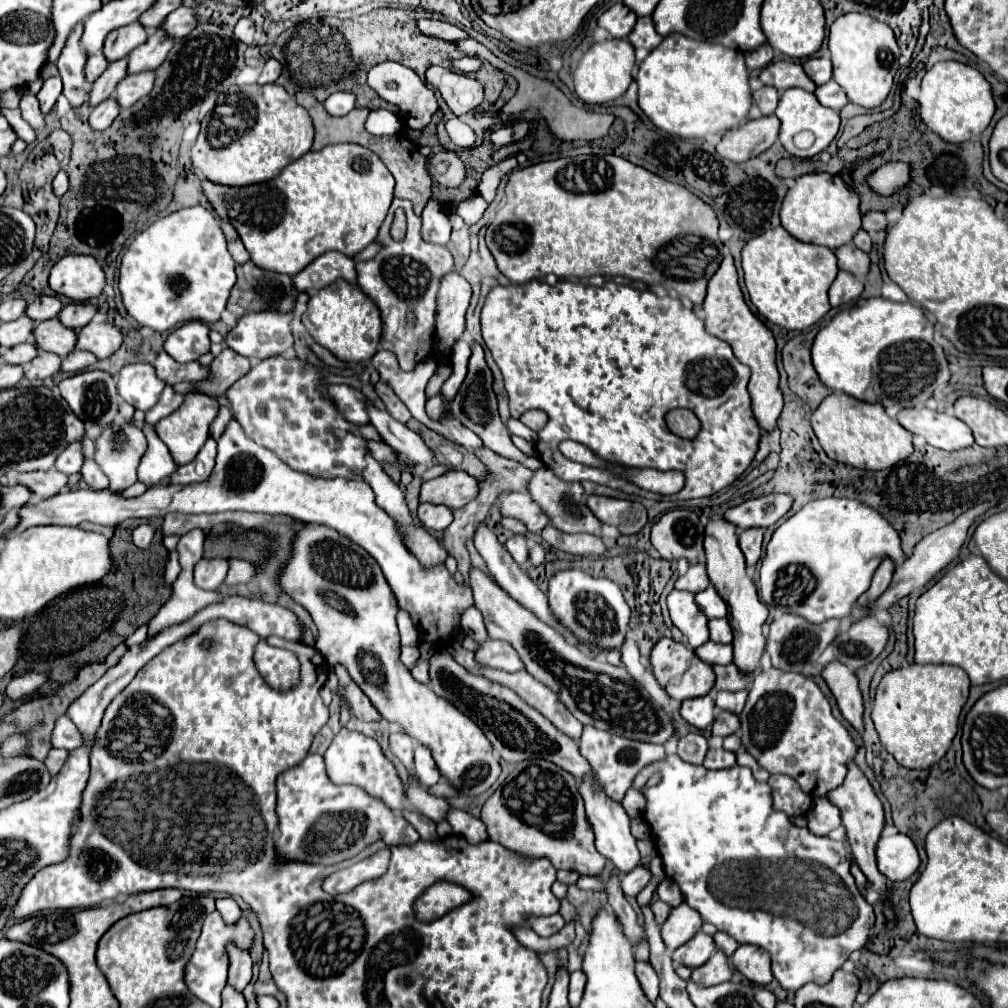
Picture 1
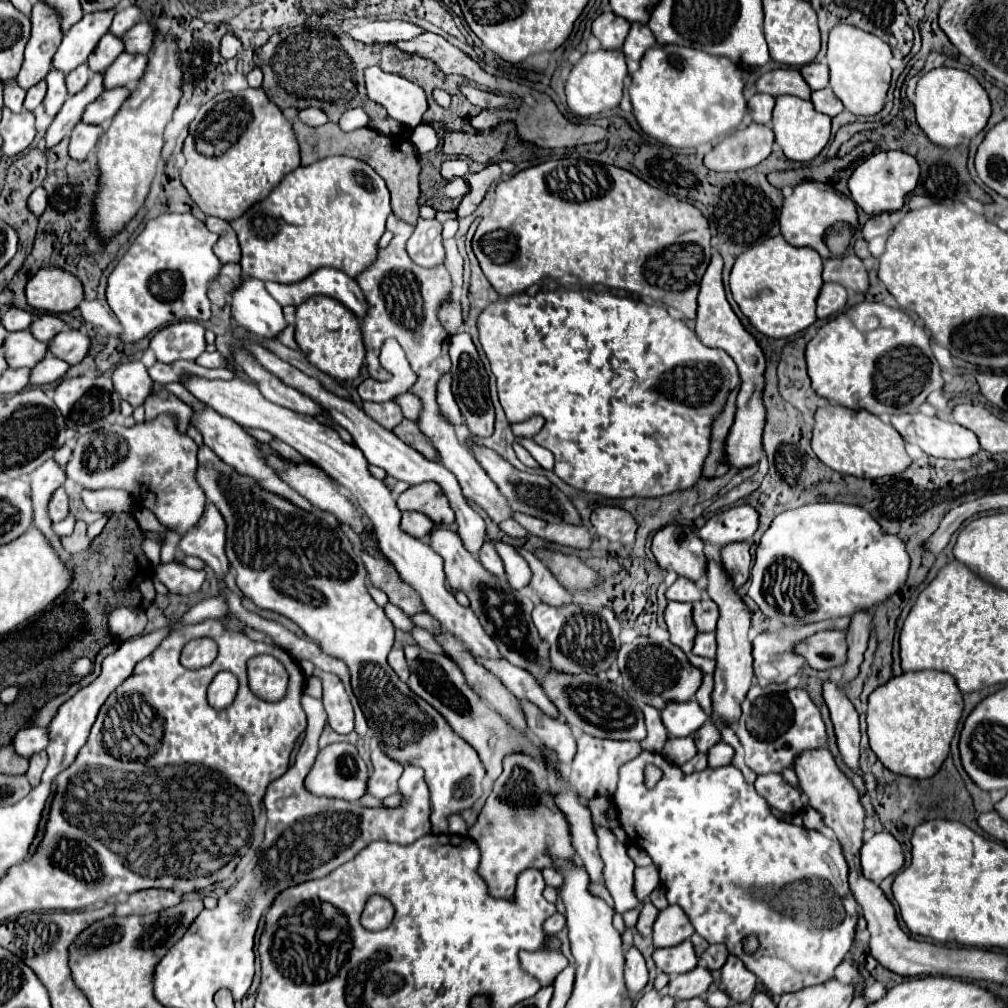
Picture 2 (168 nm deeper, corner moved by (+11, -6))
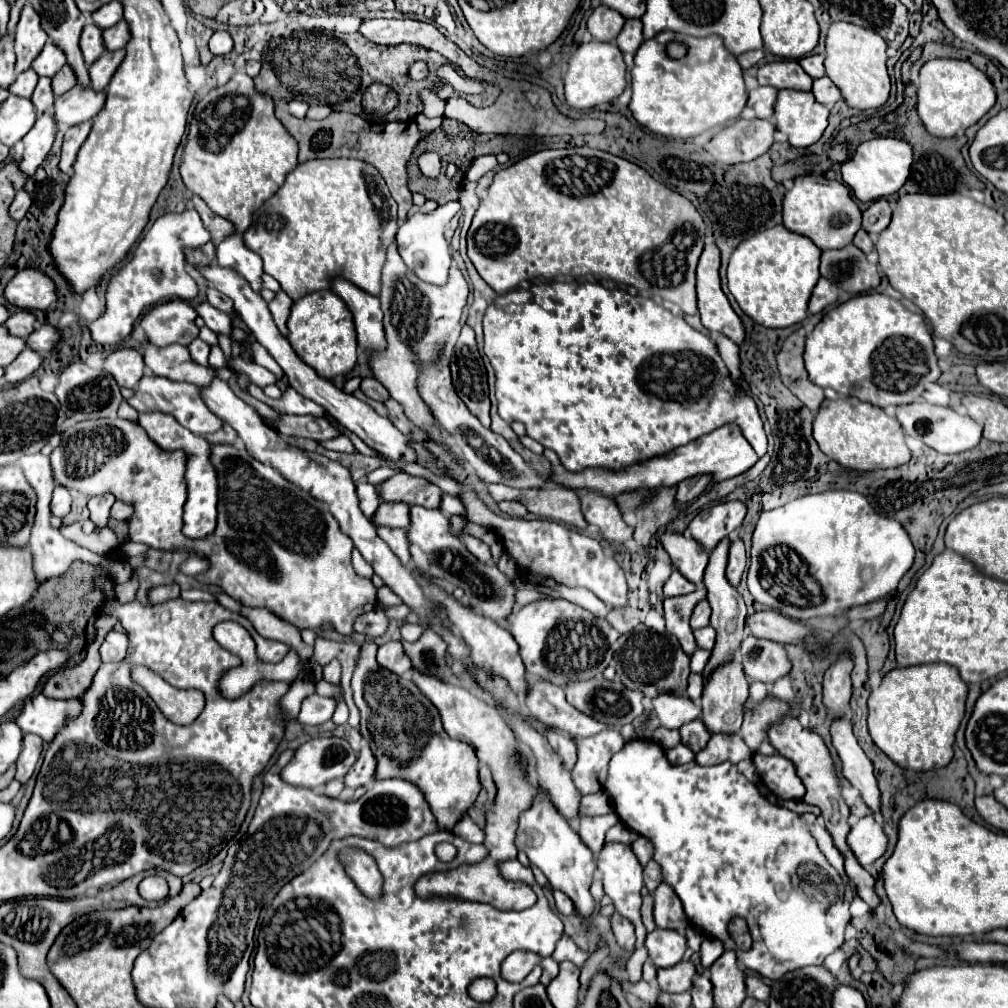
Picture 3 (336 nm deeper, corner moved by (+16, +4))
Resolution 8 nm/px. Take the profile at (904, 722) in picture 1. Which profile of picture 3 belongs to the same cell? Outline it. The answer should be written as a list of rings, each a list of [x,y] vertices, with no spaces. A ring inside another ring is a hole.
[[[924,663],[916,667],[896,667],[884,675],[880,687],[872,689],[868,699],[868,729],[872,741],[896,765],[910,771],[932,771],[946,767],[954,757],[954,739],[966,713],[968,685],[960,679],[958,669],[948,663]]]

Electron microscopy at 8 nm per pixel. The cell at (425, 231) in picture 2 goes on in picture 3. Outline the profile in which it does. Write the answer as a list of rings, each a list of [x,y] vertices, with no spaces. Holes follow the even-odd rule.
[[[450,201],[450,203],[438,207],[436,211],[432,211],[428,215],[424,215],[424,213],[410,215],[398,229],[396,241],[398,241],[400,257],[404,259],[406,267],[410,271],[414,271],[426,283],[444,285],[448,281],[448,271],[450,271],[450,265],[452,265],[452,257],[450,257],[450,247],[444,239],[444,229],[458,211],[460,211],[459,201]]]

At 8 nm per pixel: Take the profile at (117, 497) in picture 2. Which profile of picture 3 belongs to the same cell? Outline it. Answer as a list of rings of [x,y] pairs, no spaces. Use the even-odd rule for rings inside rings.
[[[104,495],[104,497],[92,497],[88,501],[88,509],[90,509],[90,519],[94,521],[96,525],[96,531],[104,529],[108,525],[108,513],[110,513],[110,507],[116,499],[112,495]]]

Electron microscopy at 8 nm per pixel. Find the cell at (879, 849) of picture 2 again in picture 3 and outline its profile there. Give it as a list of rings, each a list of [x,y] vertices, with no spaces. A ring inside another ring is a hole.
[[[866,815],[856,825],[852,825],[848,833],[848,845],[854,851],[858,863],[868,867],[886,851],[888,839],[882,831],[882,825],[872,815]]]

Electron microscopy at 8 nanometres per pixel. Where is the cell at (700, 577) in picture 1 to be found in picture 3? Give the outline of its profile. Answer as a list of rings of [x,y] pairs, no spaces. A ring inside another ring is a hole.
[[[674,569],[672,575],[670,575],[670,579],[664,585],[664,595],[666,597],[678,597],[678,595],[688,595],[694,589],[696,589],[696,585],[690,583],[678,569]]]

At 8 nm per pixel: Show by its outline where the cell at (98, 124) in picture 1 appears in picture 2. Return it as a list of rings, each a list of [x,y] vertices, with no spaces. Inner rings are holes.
[[[77,123],[71,131],[71,143],[69,143],[69,155],[77,161],[87,159],[89,153],[95,149],[97,139],[101,137],[103,129],[101,125],[89,125],[89,123]]]

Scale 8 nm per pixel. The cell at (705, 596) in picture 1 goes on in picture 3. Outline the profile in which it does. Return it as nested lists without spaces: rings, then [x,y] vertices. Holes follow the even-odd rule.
[[[700,601],[700,603],[694,607],[690,625],[692,625],[692,629],[702,629],[702,627],[708,627],[708,625],[710,625],[710,609],[708,609],[708,601]]]

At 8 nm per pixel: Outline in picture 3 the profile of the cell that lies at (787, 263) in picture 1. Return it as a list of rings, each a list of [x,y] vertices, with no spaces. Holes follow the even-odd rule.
[[[784,225],[766,229],[742,241],[728,263],[728,289],[740,309],[764,327],[790,327],[808,317],[808,299],[820,279],[820,249],[804,235],[796,235]]]

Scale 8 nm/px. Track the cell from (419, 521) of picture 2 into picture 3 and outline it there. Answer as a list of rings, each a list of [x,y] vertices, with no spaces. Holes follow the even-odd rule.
[[[380,503],[372,523],[376,527],[408,527],[408,505],[404,503]]]

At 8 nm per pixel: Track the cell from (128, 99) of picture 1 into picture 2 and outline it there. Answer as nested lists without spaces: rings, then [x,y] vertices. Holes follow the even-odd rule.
[[[115,87],[109,91],[101,93],[101,99],[97,99],[95,103],[91,103],[83,115],[85,123],[95,123],[95,125],[103,125],[107,121],[111,121],[117,111],[121,109],[121,105],[127,101],[127,97],[131,95],[131,91],[127,87]]]

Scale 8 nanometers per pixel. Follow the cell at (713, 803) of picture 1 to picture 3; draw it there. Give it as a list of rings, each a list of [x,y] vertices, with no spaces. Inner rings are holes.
[[[634,739],[628,741],[610,761],[610,775],[606,781],[606,791],[614,801],[614,809],[616,815],[622,819],[622,823],[626,827],[630,827],[632,831],[636,831],[638,835],[644,835],[652,841],[654,845],[654,859],[662,865],[662,875],[664,881],[676,891],[676,895],[680,897],[684,911],[690,919],[690,923],[694,923],[696,927],[700,927],[706,935],[716,937],[724,943],[726,949],[732,949],[738,955],[738,963],[746,969],[752,969],[768,979],[776,979],[782,977],[784,973],[792,971],[792,969],[800,969],[800,967],[808,967],[808,965],[822,965],[824,959],[834,953],[842,943],[844,943],[844,929],[850,923],[850,901],[854,897],[852,887],[844,883],[844,879],[840,877],[840,873],[828,863],[826,855],[820,851],[818,847],[818,839],[816,839],[817,817],[812,813],[796,814],[788,811],[786,807],[778,807],[774,803],[770,803],[768,799],[764,799],[760,795],[760,791],[756,789],[754,783],[750,783],[734,763],[726,761],[714,767],[702,767],[698,763],[688,763],[688,765],[672,765],[666,759],[666,753],[660,745],[656,745],[654,741],[644,741],[644,739]],[[732,917],[744,917],[748,921],[748,929],[752,935],[752,947],[748,951],[742,951],[734,945],[734,941],[728,935],[728,923]]]

